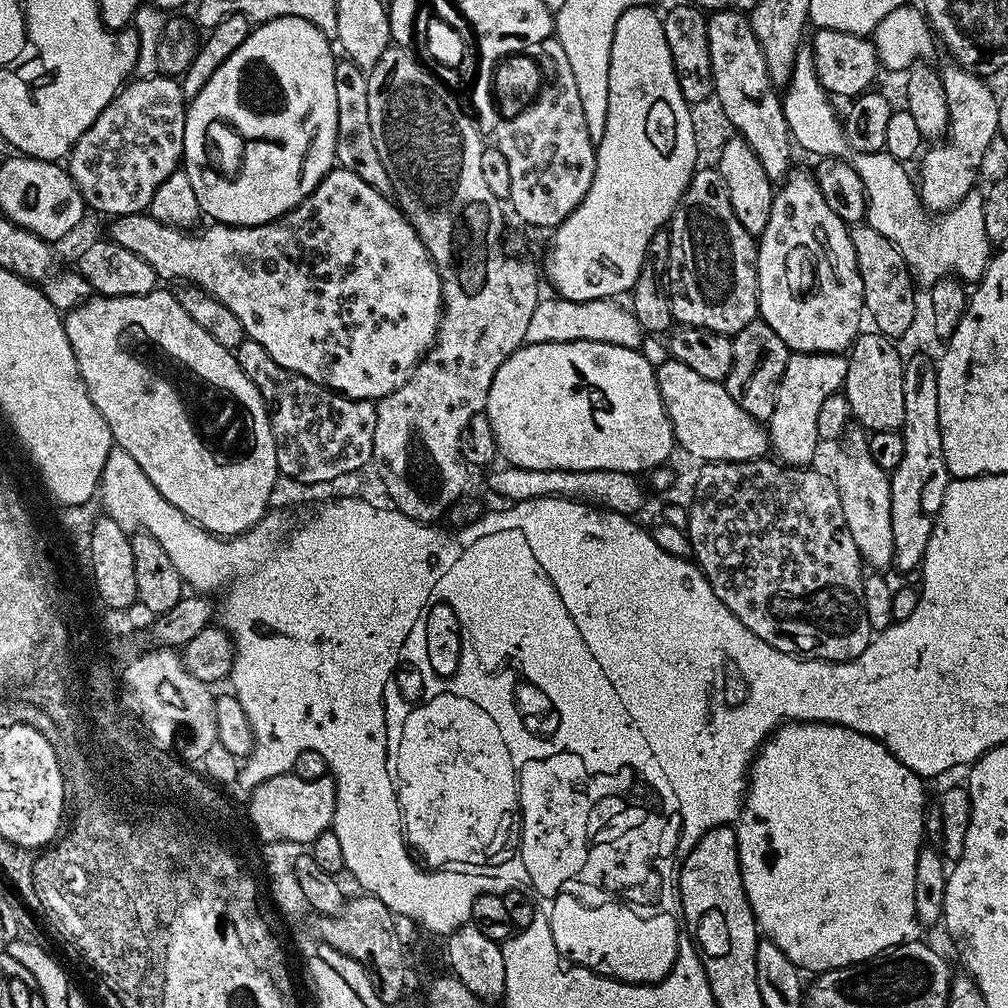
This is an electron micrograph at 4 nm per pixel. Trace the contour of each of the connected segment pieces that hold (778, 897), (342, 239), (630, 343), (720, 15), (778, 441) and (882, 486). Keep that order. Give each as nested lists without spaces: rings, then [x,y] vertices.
[[[789,722],[783,728],[777,728],[774,735],[764,743],[751,769],[750,783],[746,788],[746,799],[738,821],[740,838],[740,873],[744,879],[744,889],[756,915],[759,931],[771,943],[777,944],[805,973],[819,974],[834,972],[837,968],[864,966],[867,960],[896,948],[915,928],[916,919],[916,879],[918,878],[918,858],[926,844],[924,828],[925,812],[930,805],[925,781],[905,768],[885,744],[858,734],[849,728],[840,728],[837,724],[806,724]]]
[[[341,167],[333,170],[318,186],[318,190],[310,194],[307,204],[299,204],[290,214],[261,228],[229,228],[227,224],[213,223],[208,226],[212,228],[206,229],[205,232],[197,231],[193,234],[188,230],[167,228],[150,214],[118,216],[111,224],[110,239],[122,246],[122,250],[130,250],[130,254],[138,254],[138,258],[143,258],[148,265],[154,266],[161,281],[188,280],[184,282],[210,293],[214,299],[222,302],[222,306],[232,311],[238,322],[242,322],[245,337],[258,342],[258,346],[262,346],[262,350],[266,350],[266,354],[270,354],[270,358],[274,358],[278,366],[295,376],[305,376],[310,382],[321,384],[323,388],[337,392],[348,400],[379,402],[394,394],[412,377],[421,360],[427,357],[436,341],[437,333],[440,332],[440,319],[444,317],[444,284],[440,280],[440,269],[430,258],[422,238],[389,197],[374,190],[374,186],[366,186],[366,182],[362,182],[358,174],[350,174]]]
[[[559,298],[545,299],[538,306],[538,310],[534,310],[534,319],[530,322],[530,330],[528,331],[528,344],[577,344],[583,340],[589,340],[595,344],[613,344],[614,346],[622,346],[623,348],[643,349],[645,346],[644,339],[646,333],[640,327],[640,323],[636,321],[631,311],[619,308],[619,303],[612,300],[595,300],[589,304],[575,304],[569,300],[561,300]]]
[[[740,10],[713,11],[708,21],[708,37],[715,97],[720,100],[725,116],[739,139],[746,141],[758,162],[762,162],[762,170],[766,170],[773,182],[783,181],[790,172],[788,167],[792,164],[794,137],[788,128],[784,103],[778,88],[771,82],[762,46],[755,37],[749,17]]]
[[[793,355],[787,361],[782,386],[778,390],[778,406],[770,421],[770,444],[785,465],[807,469],[822,449],[818,434],[818,417],[826,398],[837,395],[848,377],[848,361],[843,355]]]
[[[849,431],[842,447],[844,453],[840,456],[840,469],[834,472],[834,479],[842,498],[842,510],[846,510],[846,526],[850,526],[850,534],[854,534],[854,546],[858,546],[860,556],[869,569],[891,569],[896,563],[892,529],[892,477],[876,464],[869,437],[863,431]]]

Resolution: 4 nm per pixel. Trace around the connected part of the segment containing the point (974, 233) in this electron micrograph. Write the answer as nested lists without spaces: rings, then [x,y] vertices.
[[[887,151],[875,152],[869,156],[857,155],[854,163],[856,173],[864,183],[864,195],[868,198],[868,214],[866,217],[867,227],[878,230],[882,238],[890,238],[894,246],[906,258],[909,268],[912,269],[915,279],[925,286],[931,286],[952,277],[961,281],[980,281],[986,274],[988,263],[994,255],[994,245],[986,234],[986,210],[984,209],[985,193],[974,190],[962,201],[957,208],[937,218],[929,213],[928,209],[920,203],[920,193],[917,185],[908,177],[908,172],[903,163],[889,156]]]

